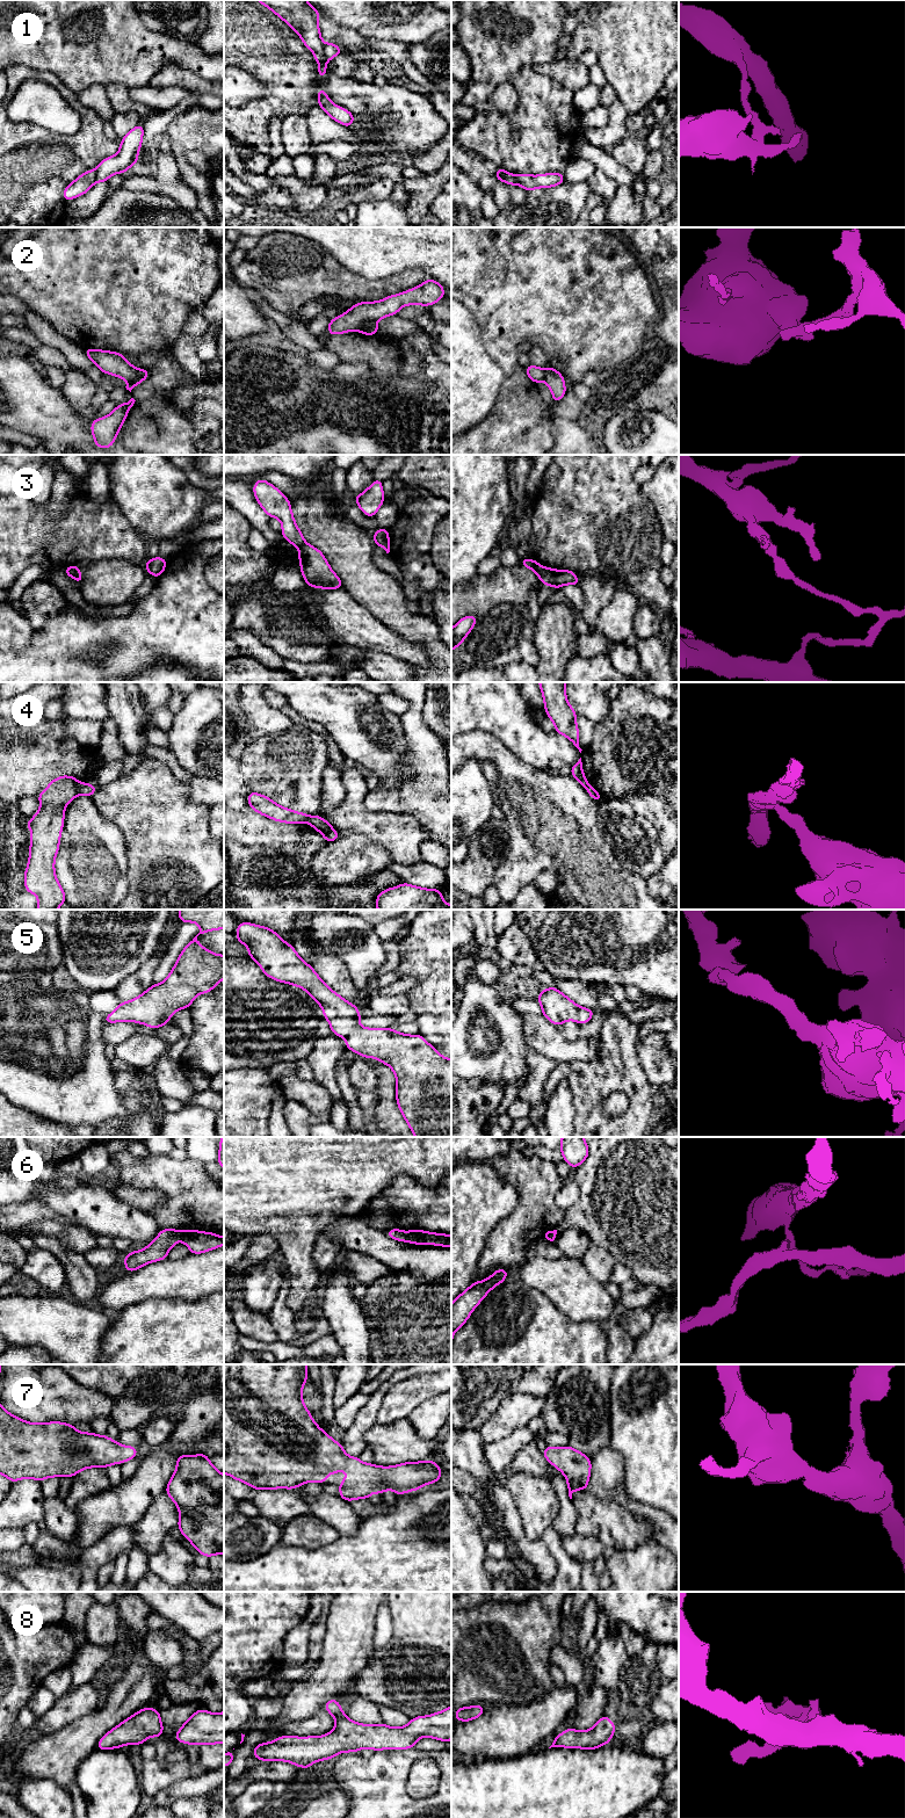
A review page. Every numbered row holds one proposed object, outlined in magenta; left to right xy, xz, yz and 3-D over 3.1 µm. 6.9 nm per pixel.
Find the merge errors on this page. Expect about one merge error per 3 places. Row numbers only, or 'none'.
1, 2, 3, 4, 6

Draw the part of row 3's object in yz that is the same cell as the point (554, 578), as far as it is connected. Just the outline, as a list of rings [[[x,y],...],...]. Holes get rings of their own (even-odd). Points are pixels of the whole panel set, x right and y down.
[[[543,567],[540,577],[541,584],[559,589],[564,585],[581,585],[581,580],[577,579],[577,573],[569,570],[553,570]]]

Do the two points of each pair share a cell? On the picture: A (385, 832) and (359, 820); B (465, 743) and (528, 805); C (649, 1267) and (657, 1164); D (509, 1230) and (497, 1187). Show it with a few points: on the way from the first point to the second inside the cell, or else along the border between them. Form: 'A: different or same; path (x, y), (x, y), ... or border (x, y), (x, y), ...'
A: same; path (379, 825), (377, 823), (366, 823)
B: same; path (485, 747), (513, 773), (513, 780), (518, 786)
C: same; path (652, 1241), (652, 1189)
D: different; border (516, 1192), (518, 1206), (487, 1237)

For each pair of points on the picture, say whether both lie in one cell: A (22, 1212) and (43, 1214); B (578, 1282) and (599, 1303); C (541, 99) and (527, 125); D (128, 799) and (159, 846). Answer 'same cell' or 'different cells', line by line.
A: same cell
B: same cell
C: same cell
D: same cell

